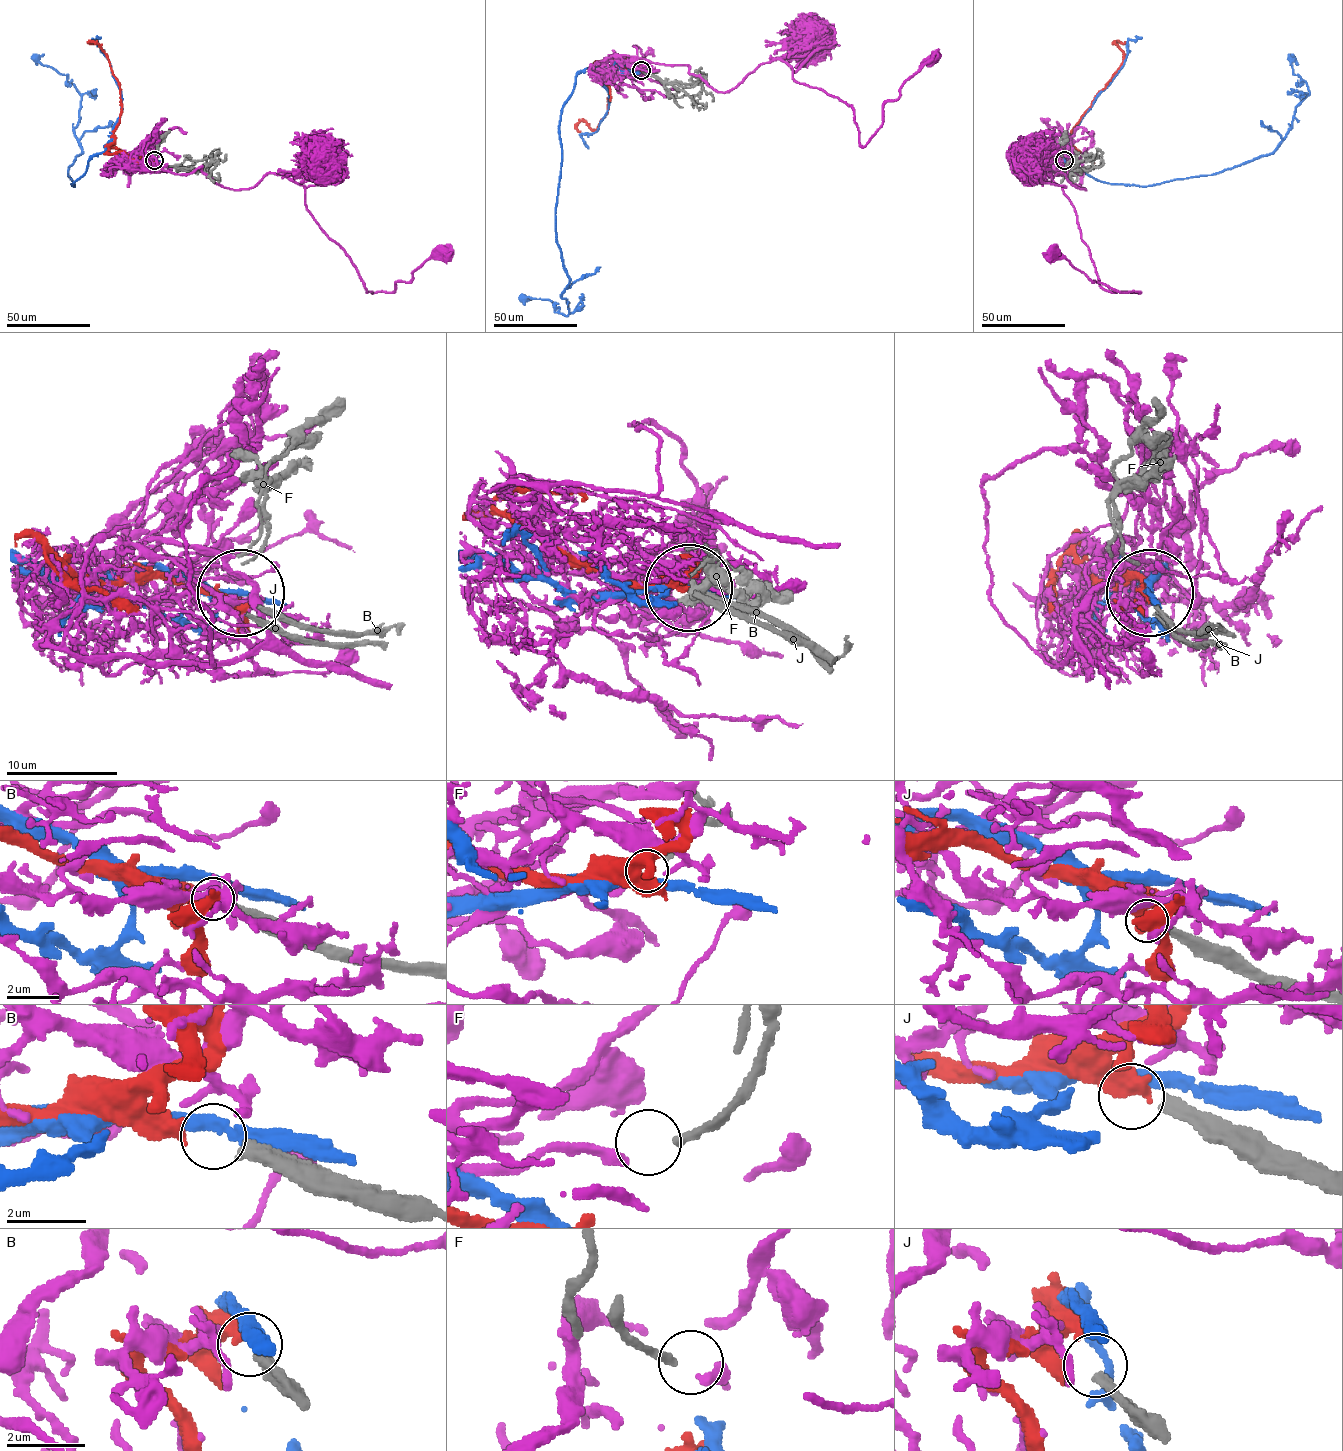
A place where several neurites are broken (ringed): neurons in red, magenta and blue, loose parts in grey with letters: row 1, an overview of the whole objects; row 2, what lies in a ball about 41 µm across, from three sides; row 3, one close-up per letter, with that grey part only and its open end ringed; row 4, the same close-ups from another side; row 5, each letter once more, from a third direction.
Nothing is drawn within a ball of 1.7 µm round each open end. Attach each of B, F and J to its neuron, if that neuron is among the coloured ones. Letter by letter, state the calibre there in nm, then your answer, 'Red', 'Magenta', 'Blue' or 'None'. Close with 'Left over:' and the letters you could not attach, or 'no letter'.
B: Thickness 400 nm. Red
F: Thickness 220 nm. Magenta
J: Thickness 300 nm. None
Left over: J

